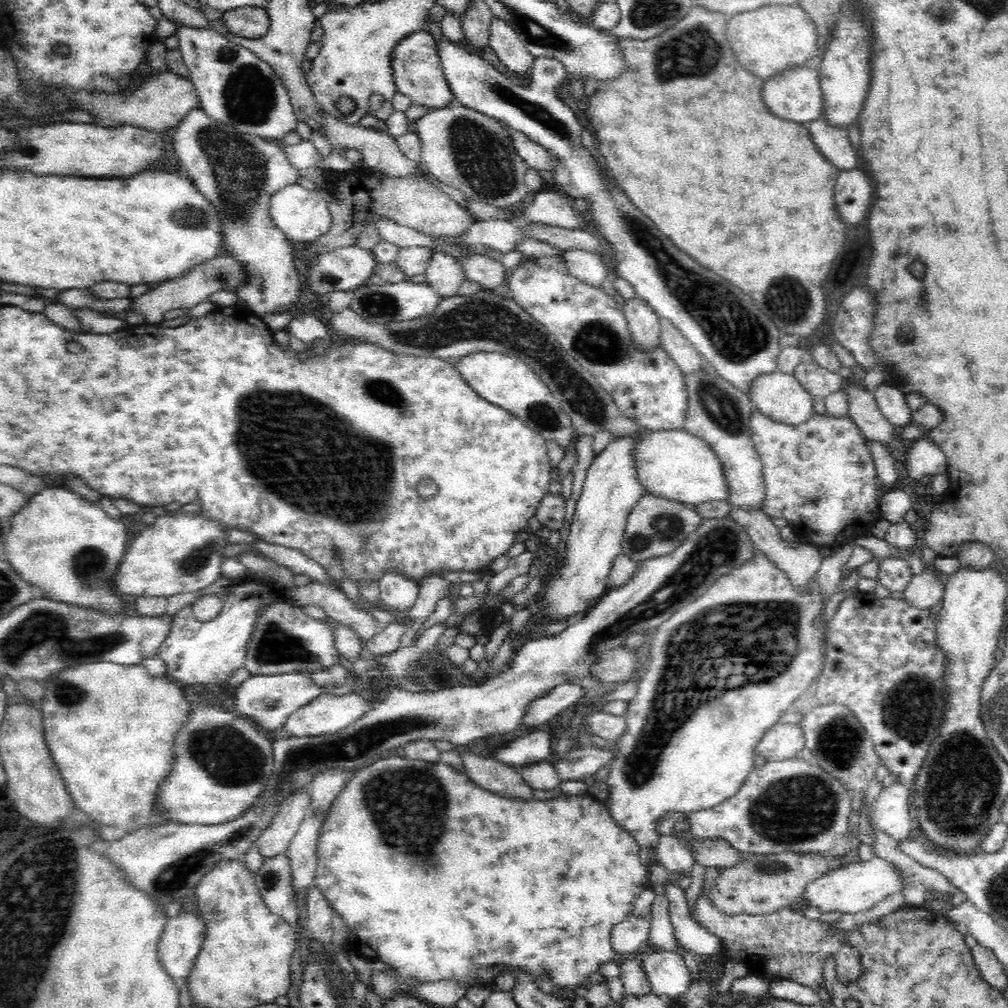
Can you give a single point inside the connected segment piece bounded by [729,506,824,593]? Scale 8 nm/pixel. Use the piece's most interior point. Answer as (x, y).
(801, 564)

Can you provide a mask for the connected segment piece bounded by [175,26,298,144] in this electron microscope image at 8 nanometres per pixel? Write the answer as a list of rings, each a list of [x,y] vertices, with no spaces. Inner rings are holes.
[[[180,26],[175,35],[178,36],[184,64],[190,71],[189,78],[199,98],[199,108],[212,120],[237,128],[244,134],[255,134],[266,141],[276,141],[280,144],[282,144],[284,134],[296,130],[297,116],[282,80],[265,60],[243,47],[240,40],[228,34],[220,35],[209,28],[189,28],[188,26]]]

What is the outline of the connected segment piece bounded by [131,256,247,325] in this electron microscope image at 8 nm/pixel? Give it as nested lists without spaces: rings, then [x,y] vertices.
[[[231,256],[216,257],[193,266],[185,275],[152,287],[141,296],[131,298],[131,308],[133,308],[133,312],[137,312],[145,318],[145,323],[158,325],[164,320],[164,314],[168,310],[174,310],[174,308],[191,309],[199,302],[210,301],[210,295],[221,290],[235,293],[238,288],[242,288],[246,284],[246,277],[247,274],[245,274],[243,264],[240,264]]]

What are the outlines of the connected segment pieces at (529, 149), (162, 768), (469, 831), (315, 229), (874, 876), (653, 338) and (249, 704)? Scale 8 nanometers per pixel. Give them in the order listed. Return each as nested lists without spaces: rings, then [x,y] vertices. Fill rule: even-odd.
[[[510,129],[509,135],[512,139],[512,146],[516,148],[516,153],[525,160],[529,168],[537,171],[553,170],[557,161],[553,158],[553,154],[548,153],[542,146],[536,145],[522,131]]]
[[[82,663],[58,671],[46,681],[40,703],[45,741],[74,806],[86,812],[92,820],[104,826],[126,829],[126,833],[172,821],[159,814],[155,796],[158,784],[172,766],[172,744],[176,733],[189,719],[190,697],[182,693],[173,680],[153,677],[141,664]]]
[[[387,755],[351,773],[326,815],[316,847],[317,869],[313,886],[321,889],[335,912],[346,923],[348,942],[352,944],[350,947],[354,946],[353,949],[367,960],[382,961],[396,969],[402,977],[414,977],[426,981],[426,984],[454,980],[467,988],[484,986],[493,989],[497,977],[523,970],[532,974],[537,982],[549,971],[557,991],[567,988],[574,990],[577,987],[582,989],[590,974],[598,972],[602,964],[617,959],[618,955],[610,944],[610,931],[616,923],[631,915],[632,903],[644,887],[650,886],[649,866],[640,862],[636,839],[630,835],[630,831],[616,823],[603,801],[589,793],[563,794],[545,801],[535,798],[529,801],[511,799],[480,788],[466,773],[448,764]]]
[[[299,183],[285,186],[272,194],[269,211],[276,227],[280,228],[292,242],[312,242],[330,232],[332,226],[328,203],[318,195],[316,190],[306,189]]]
[[[875,856],[870,860],[853,860],[845,863],[833,871],[814,879],[806,886],[804,894],[798,904],[805,908],[818,908],[821,914],[840,911],[843,914],[856,914],[862,910],[874,908],[878,902],[884,900],[889,894],[902,892],[905,880],[901,872],[886,862],[884,858]]]
[[[638,296],[626,300],[623,311],[633,342],[641,350],[654,350],[661,342],[660,316]]]
[[[299,672],[274,675],[251,675],[248,680],[226,691],[234,698],[236,712],[246,716],[262,732],[283,728],[286,719],[301,706],[306,706],[324,694],[324,688],[314,684],[311,677]]]

